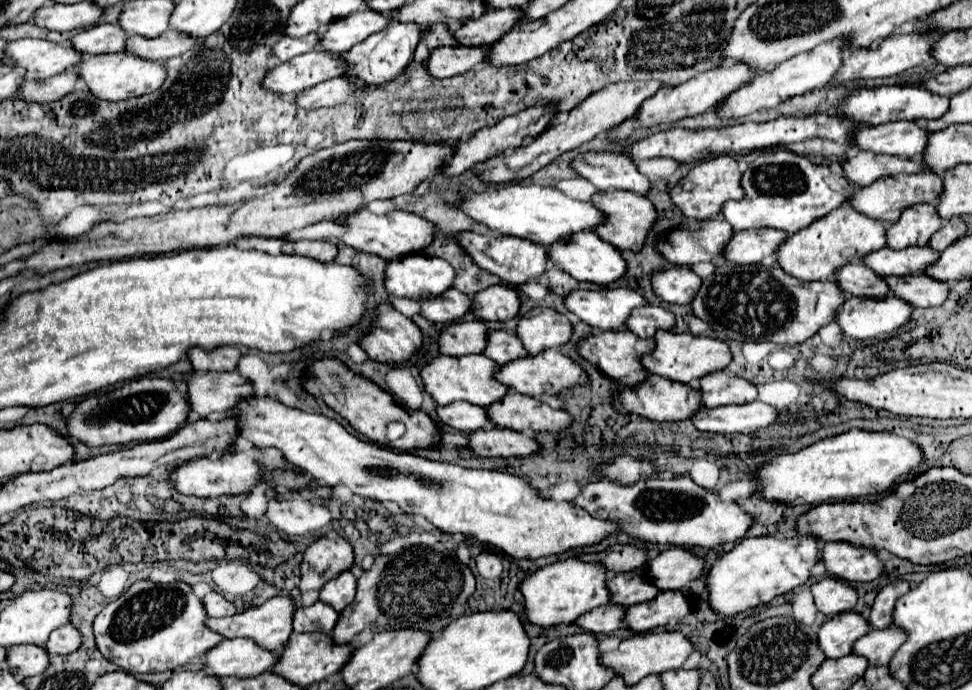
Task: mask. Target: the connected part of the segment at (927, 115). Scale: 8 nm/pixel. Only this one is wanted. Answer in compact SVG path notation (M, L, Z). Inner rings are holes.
M884 85L876 89L856 89L850 97L842 99L838 105L840 115L848 115L856 123L864 125L882 125L888 121L900 121L900 119L918 119L918 121L930 121L940 119L948 111L948 97L924 91L922 87L898 87L898 85Z

